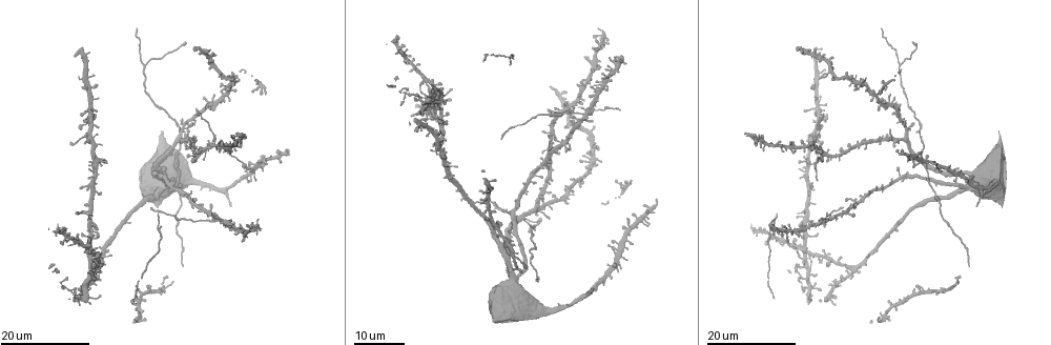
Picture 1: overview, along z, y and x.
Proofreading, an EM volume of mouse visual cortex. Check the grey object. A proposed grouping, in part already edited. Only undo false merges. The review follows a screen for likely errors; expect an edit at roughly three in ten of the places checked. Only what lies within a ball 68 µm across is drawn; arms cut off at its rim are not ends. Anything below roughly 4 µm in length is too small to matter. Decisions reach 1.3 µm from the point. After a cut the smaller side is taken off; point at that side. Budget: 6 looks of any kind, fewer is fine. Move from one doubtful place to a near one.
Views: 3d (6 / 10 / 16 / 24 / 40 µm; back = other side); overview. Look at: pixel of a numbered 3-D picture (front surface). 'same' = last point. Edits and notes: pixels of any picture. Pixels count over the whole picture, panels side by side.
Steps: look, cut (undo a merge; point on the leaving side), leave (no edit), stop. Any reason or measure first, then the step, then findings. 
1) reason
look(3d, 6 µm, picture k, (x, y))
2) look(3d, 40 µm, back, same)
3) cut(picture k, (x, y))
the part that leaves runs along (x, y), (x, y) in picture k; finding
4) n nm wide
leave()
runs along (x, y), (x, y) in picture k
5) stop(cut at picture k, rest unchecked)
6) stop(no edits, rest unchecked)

look(3d, 16 µm, picture 1, (919, 134))

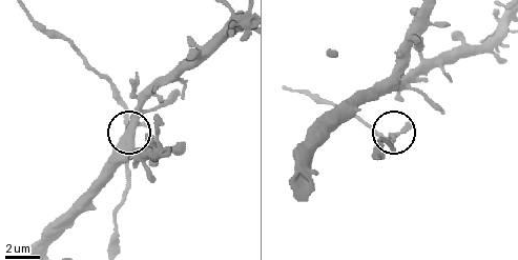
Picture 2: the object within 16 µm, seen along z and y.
look(3d, 6 µm, picture 2, (392, 134))

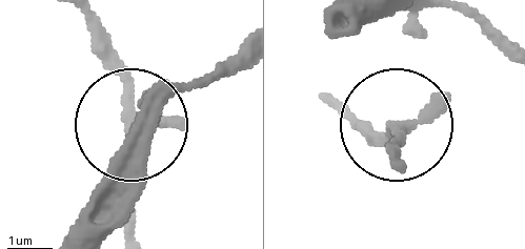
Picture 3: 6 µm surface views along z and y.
190 nm wide
leave()
runs along (65, 234), (141, 122), (160, 122), (134, 118), (96, 13) in picture 3; continuous, no second neuron

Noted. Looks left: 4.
thin arm on a thick one
look(3d, 24 µm, picture 1, (592, 165))

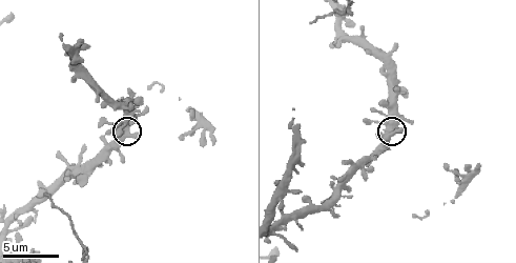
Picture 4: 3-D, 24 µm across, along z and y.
closer look
look(3d, 6 µm, picture 4, (392, 136))

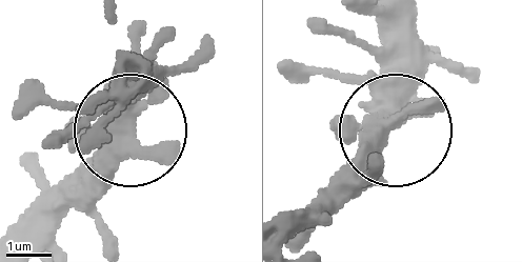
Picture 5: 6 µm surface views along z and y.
other side
look(3d, 6 µm, back, picture 5, (392, 123))

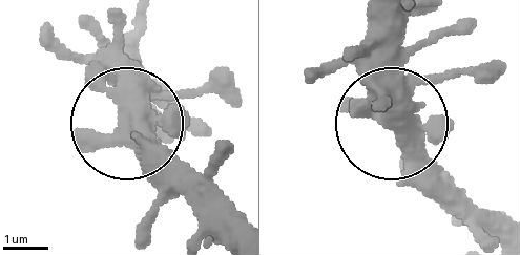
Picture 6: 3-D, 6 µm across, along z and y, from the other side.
3 arms
leave()
continuous, no second neuron

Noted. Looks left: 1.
stop(no edits, rest unchecked)

